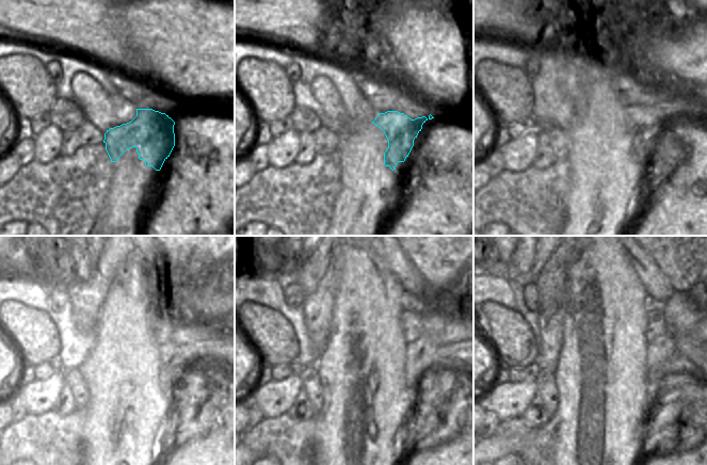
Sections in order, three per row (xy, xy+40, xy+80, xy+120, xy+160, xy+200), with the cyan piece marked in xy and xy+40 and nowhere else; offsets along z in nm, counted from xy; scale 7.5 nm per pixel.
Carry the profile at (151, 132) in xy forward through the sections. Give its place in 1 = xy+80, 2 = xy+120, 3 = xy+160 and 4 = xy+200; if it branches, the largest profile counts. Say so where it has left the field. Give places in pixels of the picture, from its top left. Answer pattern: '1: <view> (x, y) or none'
1: xy+80 (644, 123)
2: xy+120 (175, 361)
3: xy+160 (420, 353)
4: xy+200 (664, 347)

